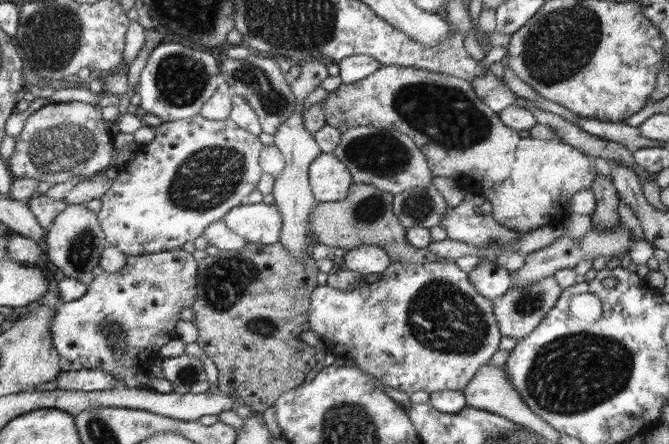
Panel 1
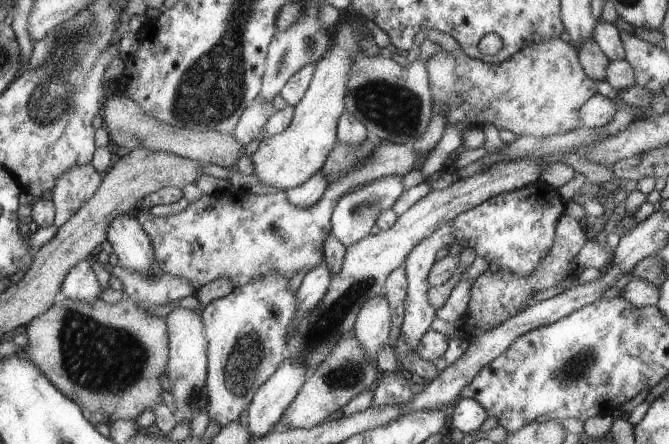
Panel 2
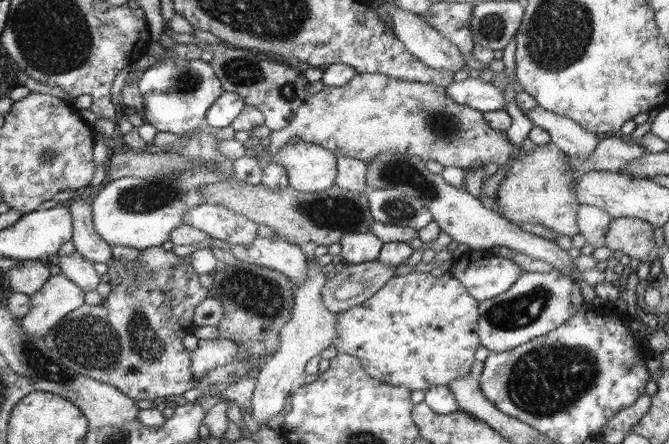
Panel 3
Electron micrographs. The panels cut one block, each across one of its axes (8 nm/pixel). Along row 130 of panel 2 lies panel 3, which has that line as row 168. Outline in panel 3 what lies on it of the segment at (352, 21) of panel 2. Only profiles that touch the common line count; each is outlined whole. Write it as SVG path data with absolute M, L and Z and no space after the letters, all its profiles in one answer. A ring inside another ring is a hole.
M302 139L288 143L270 163L284 167L289 185L299 191L322 192L335 185L338 158L326 147Z

